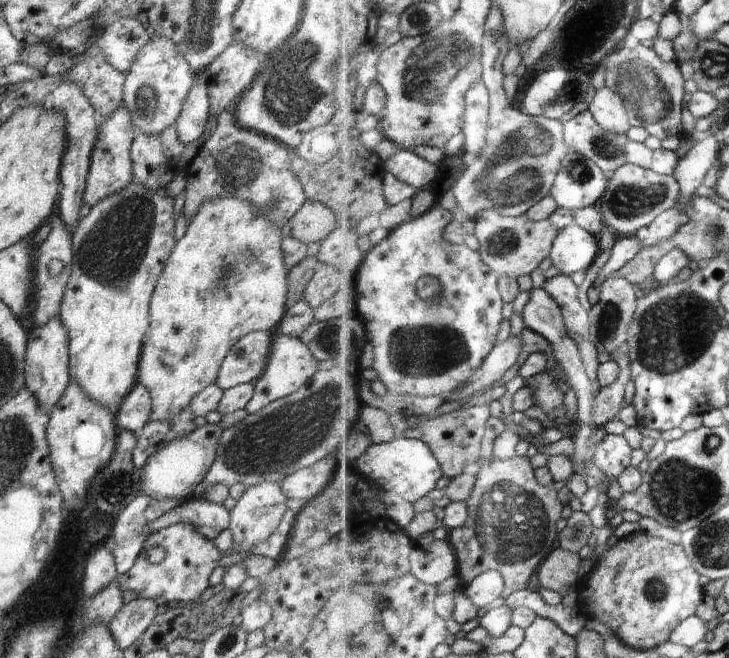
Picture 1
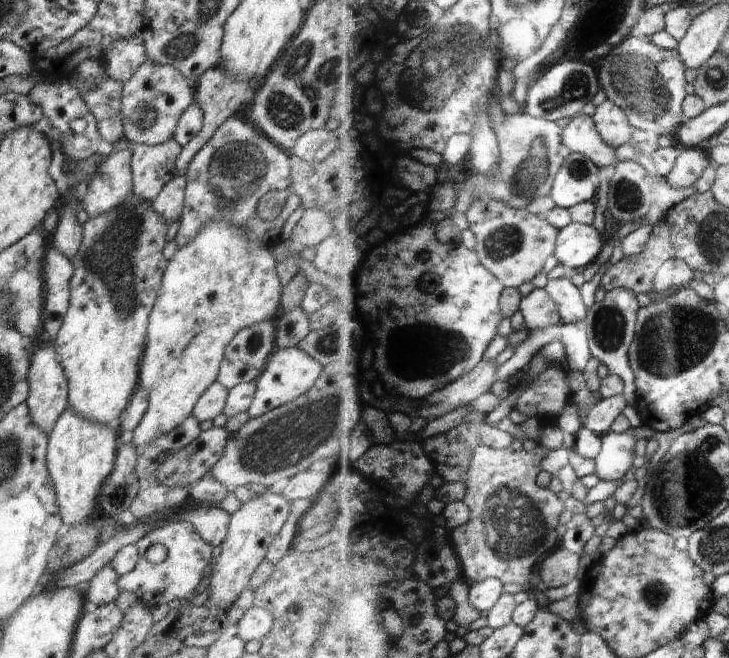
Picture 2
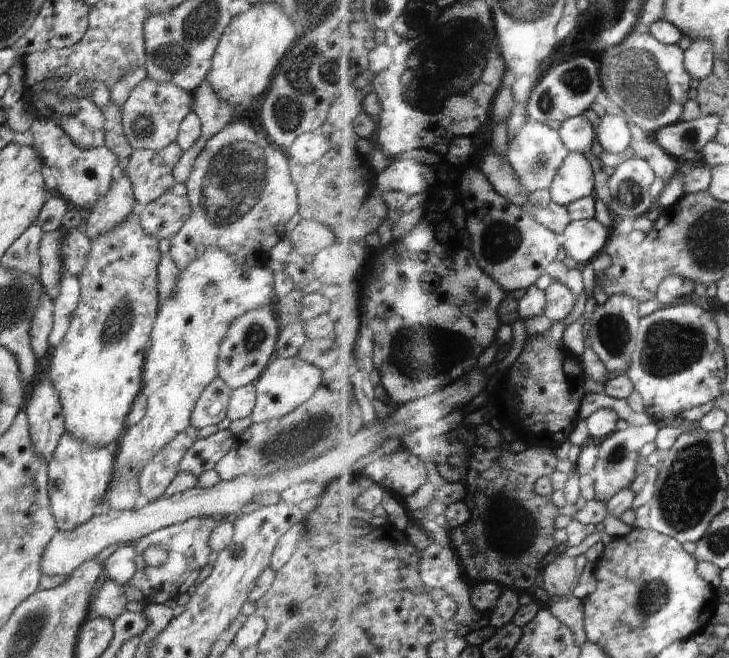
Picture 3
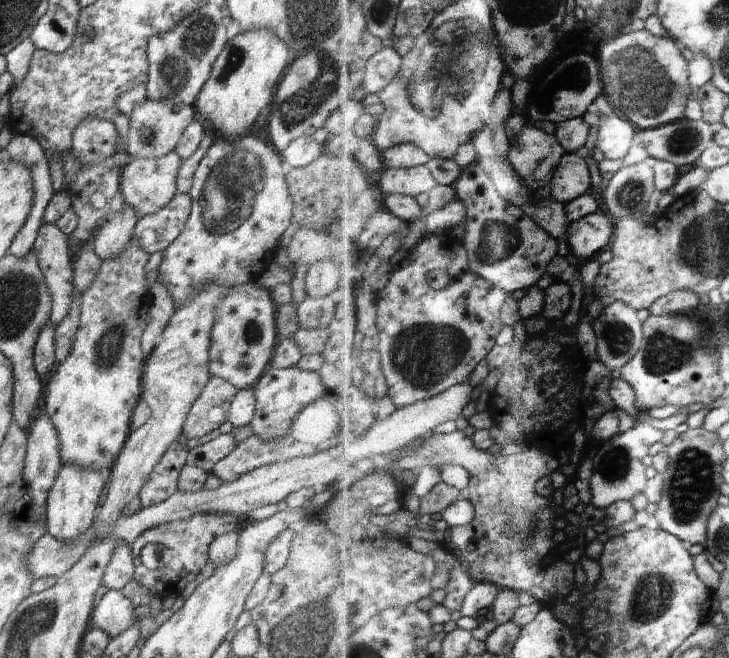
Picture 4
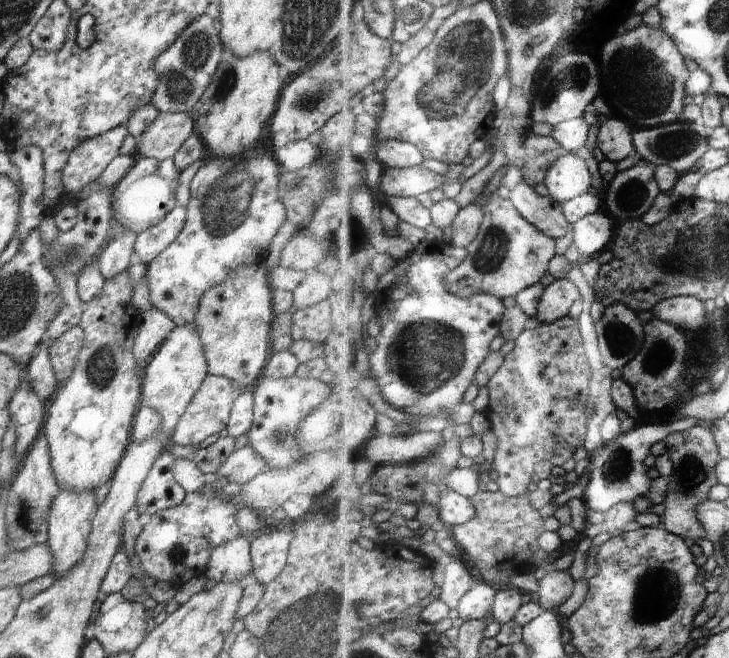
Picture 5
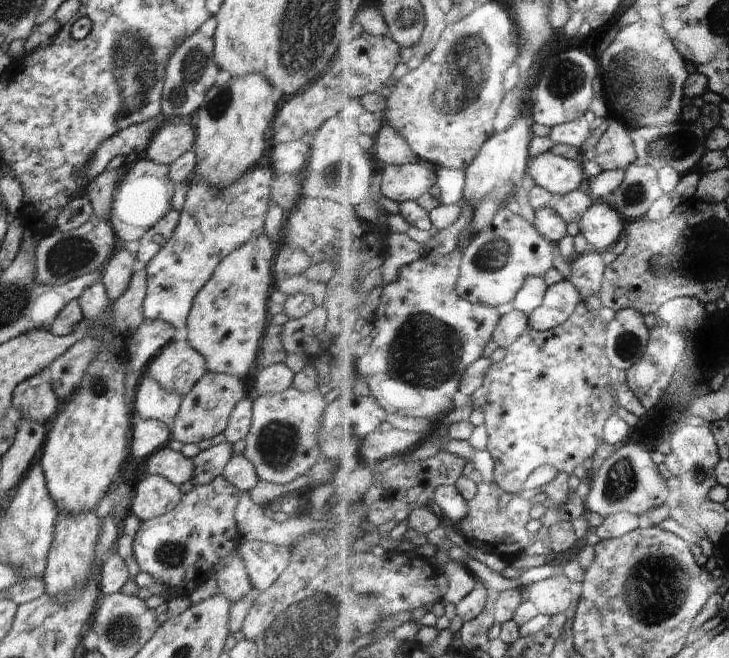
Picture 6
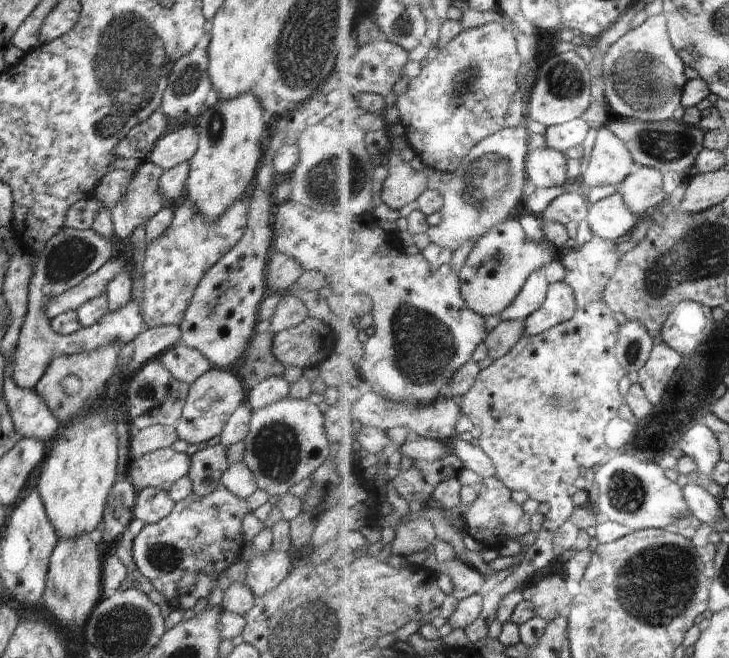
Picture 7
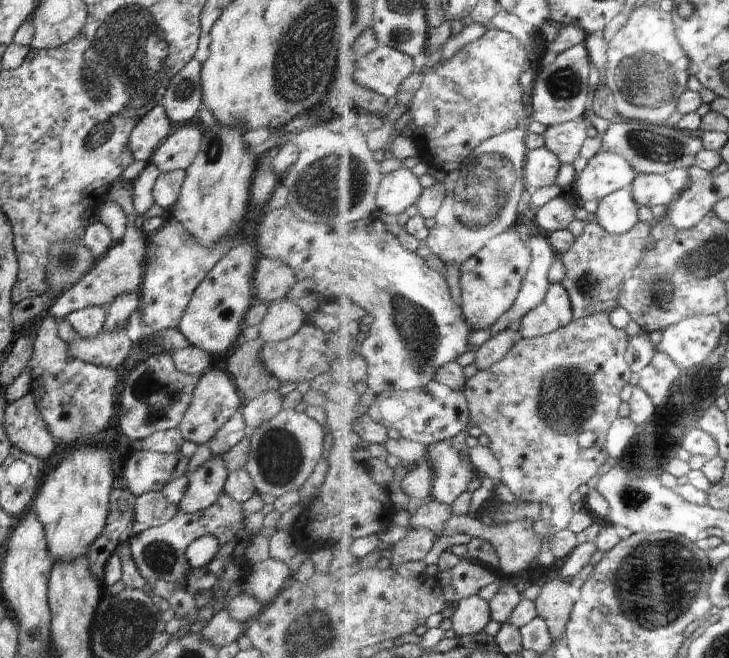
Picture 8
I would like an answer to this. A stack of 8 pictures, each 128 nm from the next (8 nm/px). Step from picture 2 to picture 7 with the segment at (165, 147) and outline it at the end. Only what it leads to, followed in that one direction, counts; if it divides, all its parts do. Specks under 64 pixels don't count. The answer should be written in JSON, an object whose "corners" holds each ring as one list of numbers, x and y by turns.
{"corners":[[148,160,140,163,133,172,125,199,110,209,113,229,117,236,132,236,137,226,145,224,167,205,157,189,163,172,163,168]]}

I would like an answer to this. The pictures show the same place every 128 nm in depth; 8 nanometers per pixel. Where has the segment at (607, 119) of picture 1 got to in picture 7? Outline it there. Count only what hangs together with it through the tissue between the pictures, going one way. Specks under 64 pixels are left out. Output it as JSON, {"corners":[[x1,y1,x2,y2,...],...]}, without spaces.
{"corners":[[608,126,598,130,590,165,581,179,585,191,610,185,616,186,636,172,638,163,626,143]]}

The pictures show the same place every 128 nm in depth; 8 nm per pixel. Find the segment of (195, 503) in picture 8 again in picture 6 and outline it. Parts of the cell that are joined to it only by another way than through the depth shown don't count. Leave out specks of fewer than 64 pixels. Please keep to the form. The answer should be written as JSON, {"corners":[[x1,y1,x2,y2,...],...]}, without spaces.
{"corners":[[228,441,203,448,193,459,194,485,205,485,222,474,233,457,233,445]]}

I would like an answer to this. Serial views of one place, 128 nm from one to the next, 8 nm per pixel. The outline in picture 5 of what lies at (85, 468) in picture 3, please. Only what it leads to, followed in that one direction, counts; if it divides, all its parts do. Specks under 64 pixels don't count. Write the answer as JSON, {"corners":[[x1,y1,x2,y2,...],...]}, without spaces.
{"corners":[[60,487,58,496,52,501,48,515,48,540,47,547,53,557,51,574,56,579,61,579,68,574,84,556,91,526,98,510,94,491,74,492,65,487]]}

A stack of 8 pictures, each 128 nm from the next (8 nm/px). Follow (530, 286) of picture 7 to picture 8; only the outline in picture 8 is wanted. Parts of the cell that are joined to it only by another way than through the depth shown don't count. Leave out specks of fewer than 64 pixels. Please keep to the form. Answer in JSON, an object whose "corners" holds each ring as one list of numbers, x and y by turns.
{"corners":[[539,230,531,238,530,246,533,264,525,276,521,293,515,305,494,326,494,331,504,332,508,327,519,325,531,310,539,307,546,300,548,291,553,285,550,273,559,255,553,249,548,234]]}

